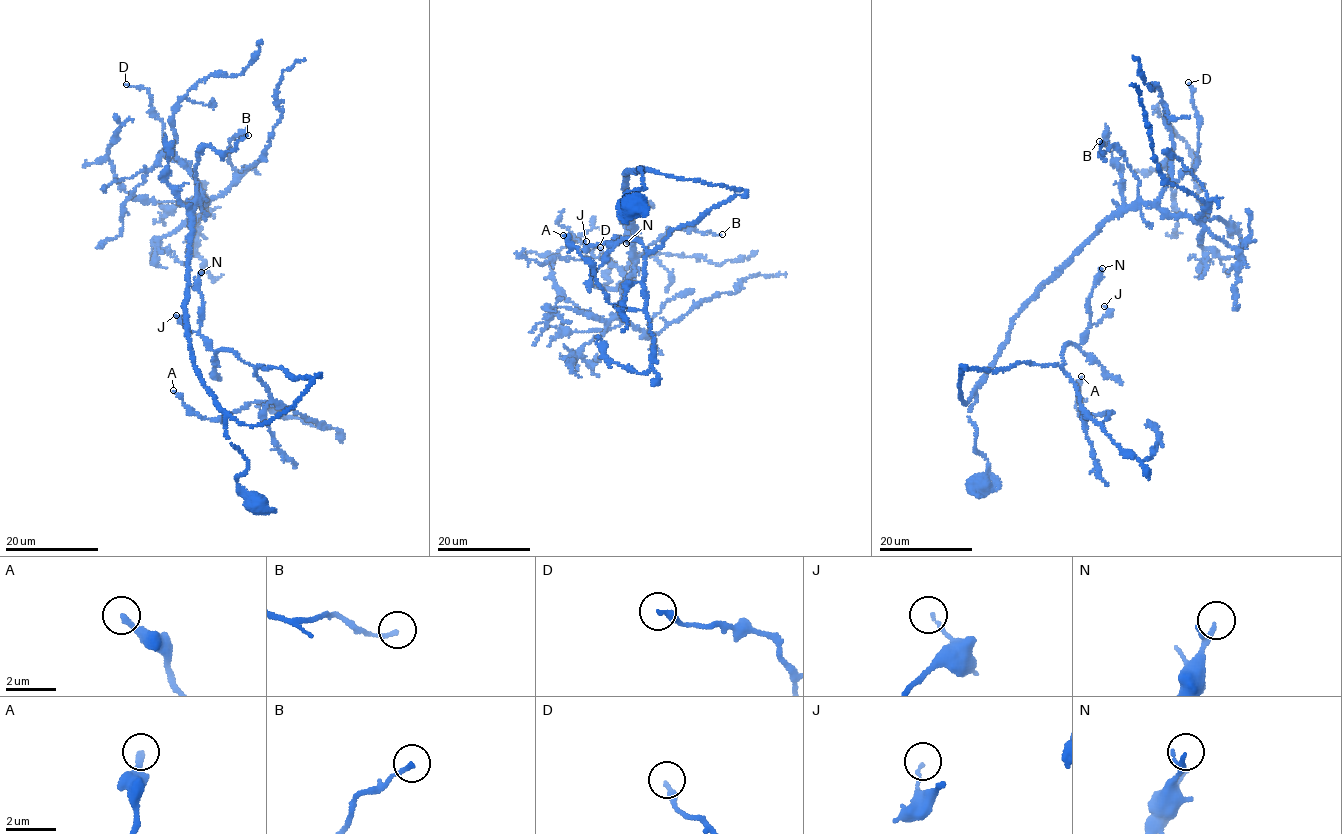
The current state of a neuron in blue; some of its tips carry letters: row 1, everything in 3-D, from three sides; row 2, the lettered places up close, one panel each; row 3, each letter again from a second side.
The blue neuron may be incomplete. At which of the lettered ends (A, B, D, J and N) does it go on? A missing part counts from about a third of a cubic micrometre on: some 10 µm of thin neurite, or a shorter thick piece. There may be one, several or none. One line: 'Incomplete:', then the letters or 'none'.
Incomplete: none

